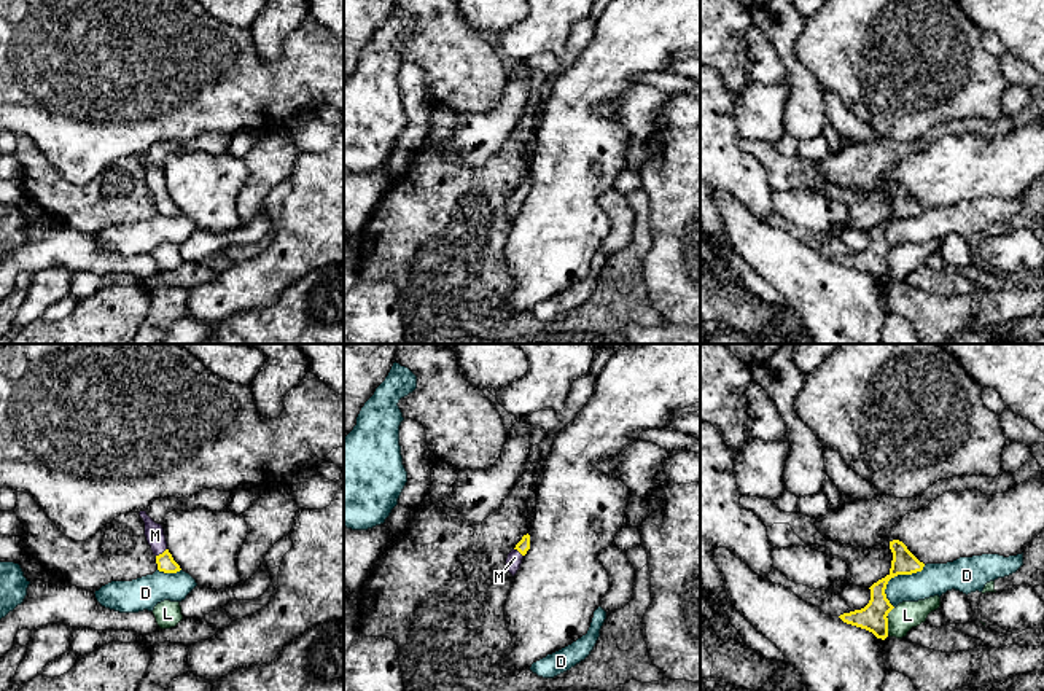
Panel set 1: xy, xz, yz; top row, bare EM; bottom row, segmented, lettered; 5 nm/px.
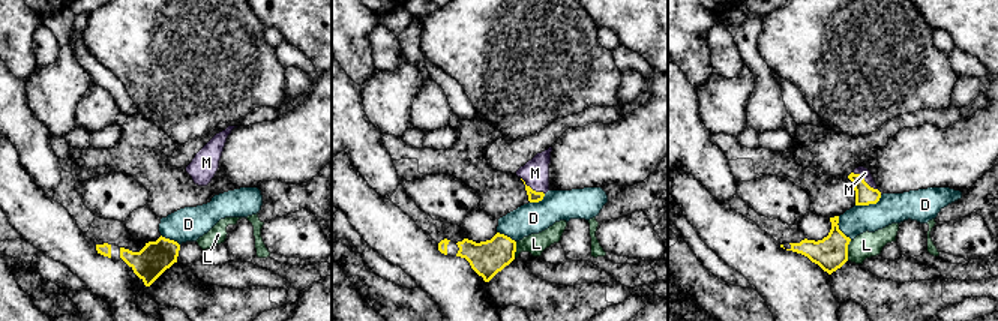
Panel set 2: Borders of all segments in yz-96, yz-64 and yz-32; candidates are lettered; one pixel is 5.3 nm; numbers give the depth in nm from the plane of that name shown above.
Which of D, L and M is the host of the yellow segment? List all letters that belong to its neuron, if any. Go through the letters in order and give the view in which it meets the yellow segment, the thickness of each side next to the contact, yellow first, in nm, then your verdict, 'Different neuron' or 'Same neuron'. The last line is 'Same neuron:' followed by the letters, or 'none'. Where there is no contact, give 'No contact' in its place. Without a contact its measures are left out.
D: Touches yellow in yz. Thickness 140 nm (yellow) against 160 nm. Different neuron
L: Touches yellow in yz. Thickness 140 nm (yellow) against 140 nm. Different neuron
M: Touches yellow in xy. Thickness 90 nm (yellow) against 100 nm. Same neuron
Same neuron: M

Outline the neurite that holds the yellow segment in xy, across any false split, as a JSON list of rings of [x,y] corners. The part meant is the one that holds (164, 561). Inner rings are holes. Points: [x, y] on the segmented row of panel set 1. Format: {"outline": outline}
{"outline": [[[146,511],[138,513],[145,522],[145,537],[148,545],[151,546],[153,554],[156,556],[158,570],[164,573],[177,573],[180,572],[180,565],[173,560],[172,554],[167,549],[167,541],[164,535],[164,529],[161,524],[156,524]]]}

